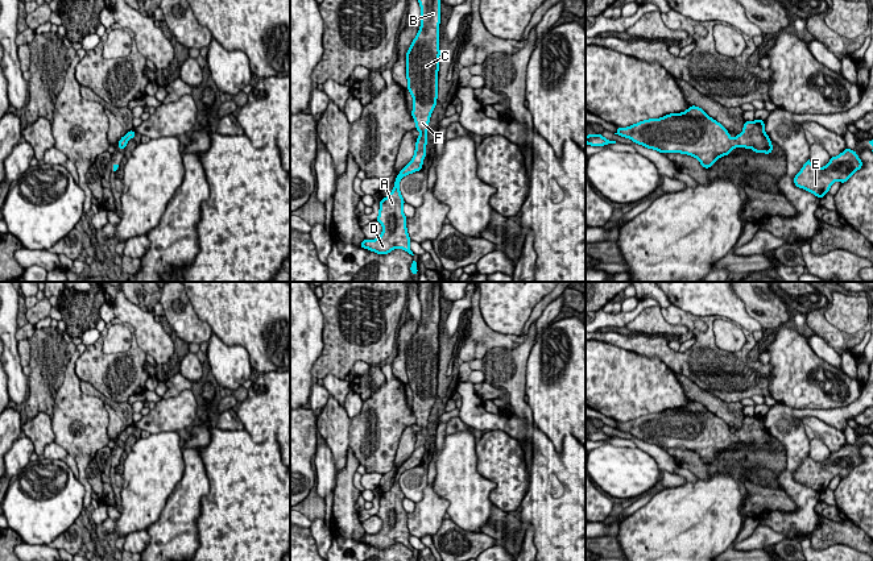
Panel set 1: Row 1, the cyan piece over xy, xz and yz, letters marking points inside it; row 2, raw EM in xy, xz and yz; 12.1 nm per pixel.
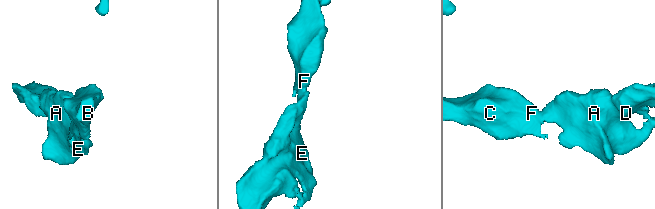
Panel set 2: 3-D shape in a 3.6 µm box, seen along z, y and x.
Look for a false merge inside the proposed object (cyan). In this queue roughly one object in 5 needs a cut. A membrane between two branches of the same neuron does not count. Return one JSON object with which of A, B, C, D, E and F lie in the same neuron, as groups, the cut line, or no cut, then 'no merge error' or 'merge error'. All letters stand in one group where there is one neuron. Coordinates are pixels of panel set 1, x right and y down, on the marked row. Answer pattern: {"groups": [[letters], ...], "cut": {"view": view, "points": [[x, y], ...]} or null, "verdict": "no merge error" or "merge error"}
{"groups": [["A", "B", "C", "D", "E", "F"]], "cut": null, "verdict": "no merge error"}

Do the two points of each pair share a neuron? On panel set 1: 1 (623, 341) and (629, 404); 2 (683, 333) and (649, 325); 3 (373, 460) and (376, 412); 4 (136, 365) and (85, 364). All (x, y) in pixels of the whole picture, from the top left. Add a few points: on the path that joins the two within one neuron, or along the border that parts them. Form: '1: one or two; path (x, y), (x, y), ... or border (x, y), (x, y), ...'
1: two; border (599, 340), (654, 357)
2: one; path (675, 331), (657, 325)
3: one; path (375, 448), (376, 424)
4: one; path (123, 358), (110, 358), (98, 364)

